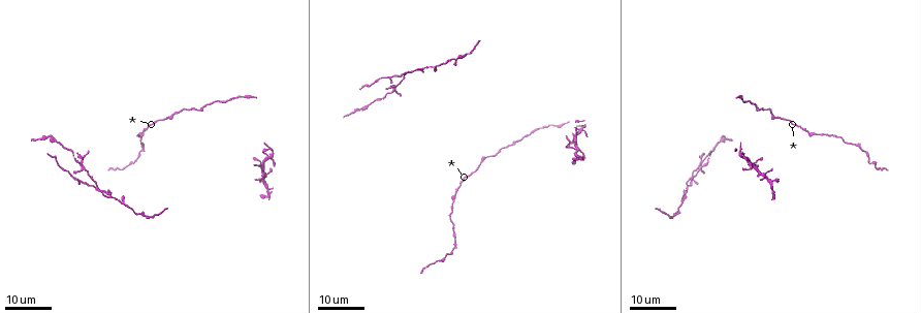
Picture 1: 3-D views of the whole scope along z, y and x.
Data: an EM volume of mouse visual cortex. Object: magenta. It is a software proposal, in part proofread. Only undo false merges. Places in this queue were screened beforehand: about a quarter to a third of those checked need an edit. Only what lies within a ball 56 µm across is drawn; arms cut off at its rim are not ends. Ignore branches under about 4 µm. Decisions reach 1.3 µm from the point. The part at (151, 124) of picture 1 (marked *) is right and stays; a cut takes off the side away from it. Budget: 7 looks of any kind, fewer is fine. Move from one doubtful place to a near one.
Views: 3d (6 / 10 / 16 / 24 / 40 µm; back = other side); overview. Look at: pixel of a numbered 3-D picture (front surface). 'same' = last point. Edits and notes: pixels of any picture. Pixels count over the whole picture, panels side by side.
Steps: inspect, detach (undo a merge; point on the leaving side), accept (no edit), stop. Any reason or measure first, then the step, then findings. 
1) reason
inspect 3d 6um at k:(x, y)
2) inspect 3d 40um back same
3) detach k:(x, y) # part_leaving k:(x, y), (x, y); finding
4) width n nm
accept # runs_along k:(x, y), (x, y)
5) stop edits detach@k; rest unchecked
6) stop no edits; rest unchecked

inspect 3d 16um at 1:(198, 110)

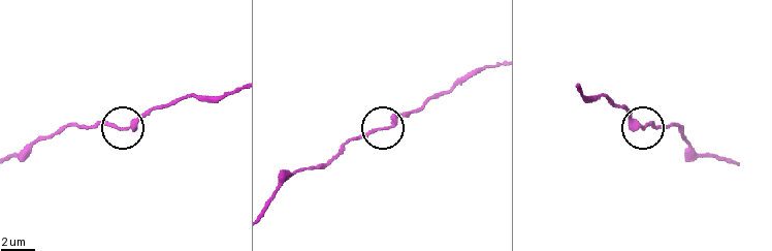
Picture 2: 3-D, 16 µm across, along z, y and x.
inspect 3d 6um at 2:(643, 127)

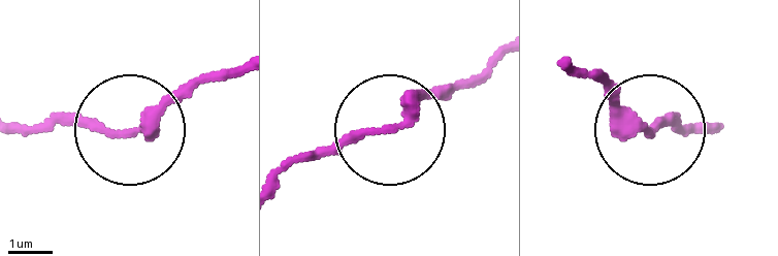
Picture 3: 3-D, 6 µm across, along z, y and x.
arms 3
accept # runs_along 3:(22, 127), (121, 127), (206, 75); continuous, no second neuron

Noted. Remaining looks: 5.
four-way junction
inspect 3d 16um at 1:(703, 167)

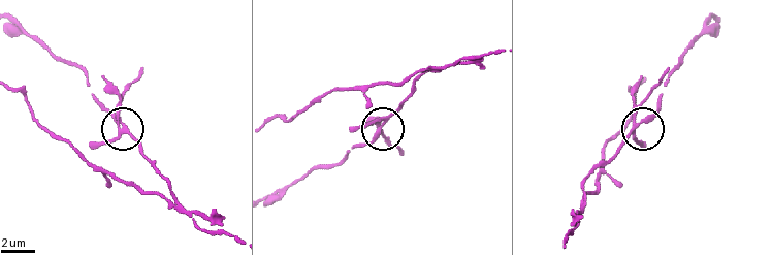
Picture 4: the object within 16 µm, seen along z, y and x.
inspect 3d 6um at 4:(638, 122)

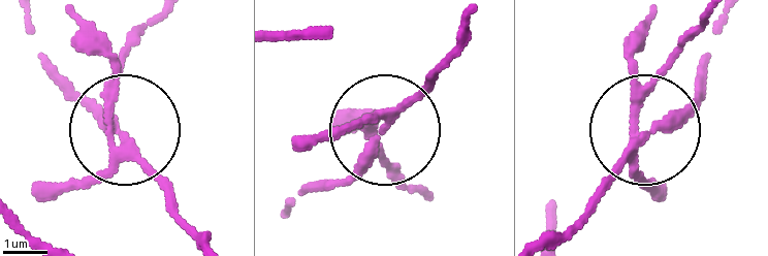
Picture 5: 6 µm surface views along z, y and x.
side_arm 17 um; arms 4
detach 5:(116, 88) # two neurons meet here

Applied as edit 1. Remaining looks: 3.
side arm on a straight run
inspect 3d 24um at 1:(123, 201)

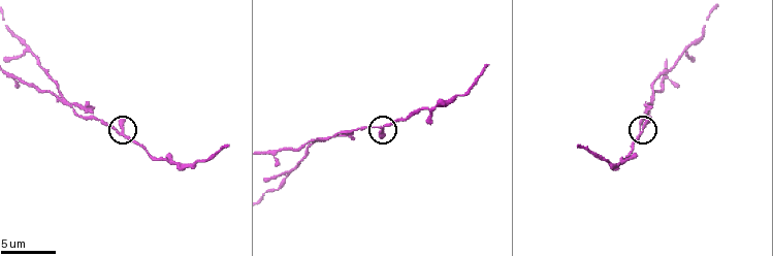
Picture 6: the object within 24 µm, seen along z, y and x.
inspect 3d 10um at 6:(640, 132)

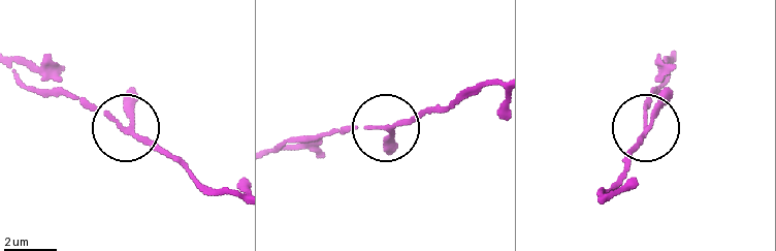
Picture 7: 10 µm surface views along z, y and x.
other side
inspect 3d 10um back at 7:(392, 129)

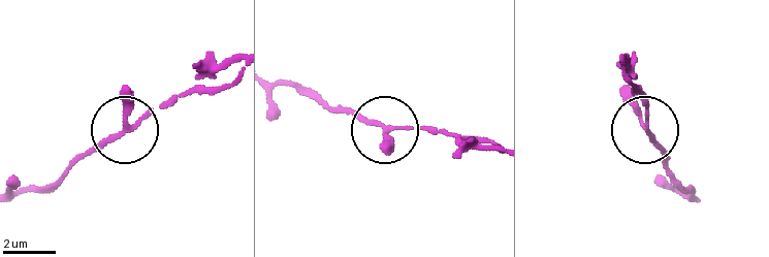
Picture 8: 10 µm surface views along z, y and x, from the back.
width 170 nm
accept # all the same neuron

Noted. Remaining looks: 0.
stop edits detach@5; rest unchecked

